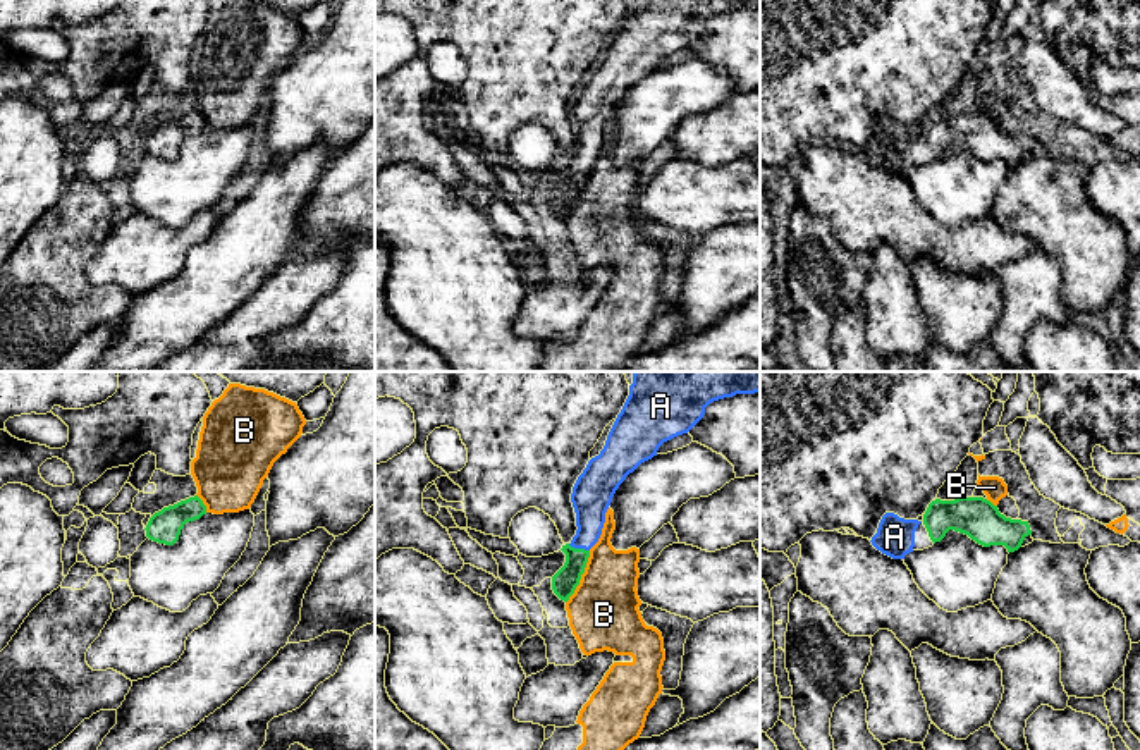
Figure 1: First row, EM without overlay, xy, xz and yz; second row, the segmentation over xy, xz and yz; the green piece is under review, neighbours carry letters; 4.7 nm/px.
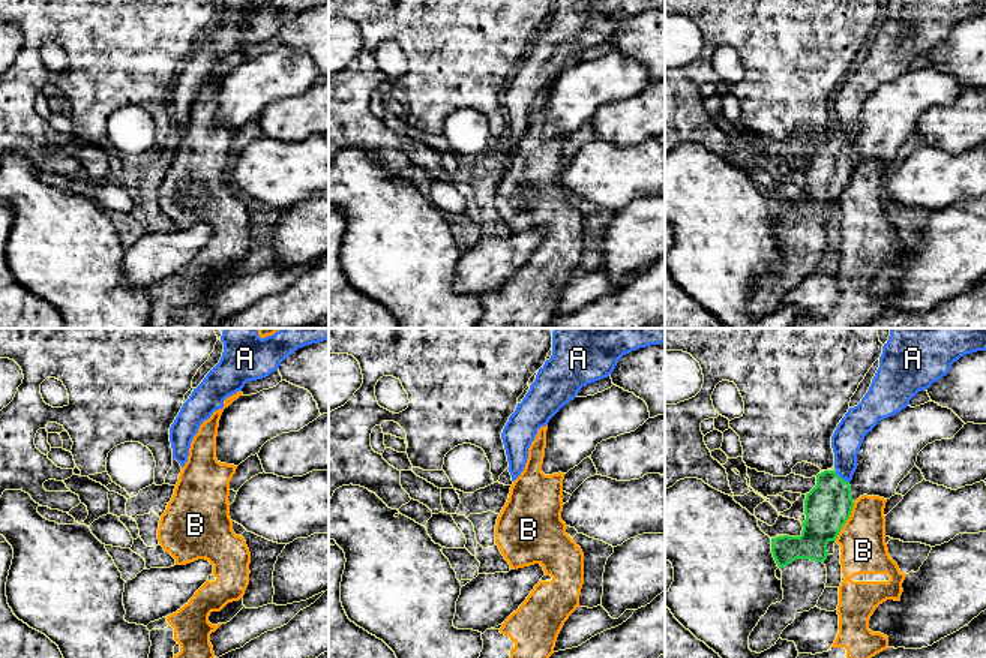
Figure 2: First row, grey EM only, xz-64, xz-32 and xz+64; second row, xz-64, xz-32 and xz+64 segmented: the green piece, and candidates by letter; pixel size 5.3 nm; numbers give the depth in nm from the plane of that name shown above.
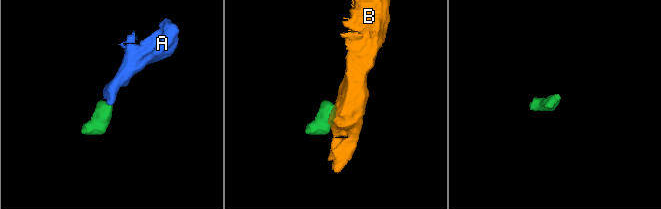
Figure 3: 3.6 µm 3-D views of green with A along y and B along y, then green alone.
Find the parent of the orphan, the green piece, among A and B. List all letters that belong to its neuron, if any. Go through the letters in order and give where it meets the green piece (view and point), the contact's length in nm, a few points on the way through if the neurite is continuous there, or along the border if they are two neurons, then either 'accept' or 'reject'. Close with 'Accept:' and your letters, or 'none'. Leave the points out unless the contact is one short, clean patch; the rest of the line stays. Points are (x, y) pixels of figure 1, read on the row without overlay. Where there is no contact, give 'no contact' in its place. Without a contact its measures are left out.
A: meets green in xz at (578, 164); contact 110 nm long; runs through xz (564, 196), (575, 181), (578, 164), (590, 140), (590, 112); accept
B: meets green in xz at (580, 191); contact 280 nm long; border along xz (590, 165), (580, 198), (566, 217); reject
Accept: A

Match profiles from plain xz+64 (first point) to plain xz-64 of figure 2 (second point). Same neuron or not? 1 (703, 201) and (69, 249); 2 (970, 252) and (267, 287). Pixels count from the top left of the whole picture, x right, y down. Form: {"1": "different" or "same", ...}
{"1": "same", "2": "different"}

